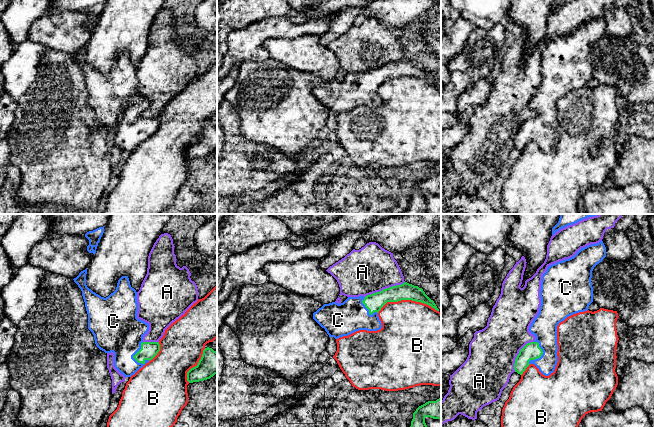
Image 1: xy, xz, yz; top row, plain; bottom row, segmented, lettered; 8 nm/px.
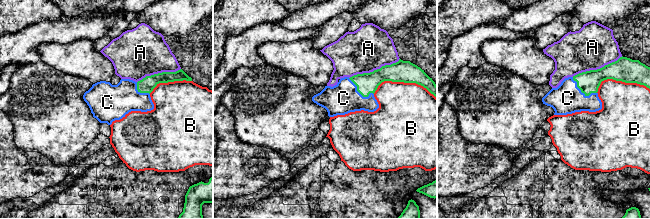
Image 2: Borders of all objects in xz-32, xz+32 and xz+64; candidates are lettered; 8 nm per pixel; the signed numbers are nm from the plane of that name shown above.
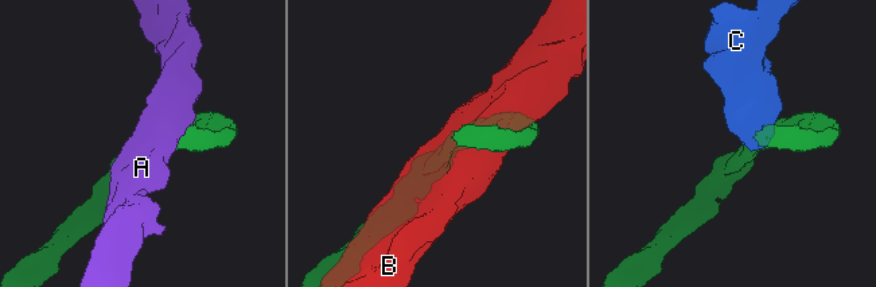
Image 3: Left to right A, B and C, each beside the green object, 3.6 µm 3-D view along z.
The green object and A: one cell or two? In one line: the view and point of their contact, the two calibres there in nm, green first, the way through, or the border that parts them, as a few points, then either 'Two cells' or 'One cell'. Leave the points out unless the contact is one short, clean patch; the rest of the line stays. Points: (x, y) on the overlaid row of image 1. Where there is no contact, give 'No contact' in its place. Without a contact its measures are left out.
Touches green at xz (384, 289). Thickness 150 nm (green) against 380 nm. Two cells

